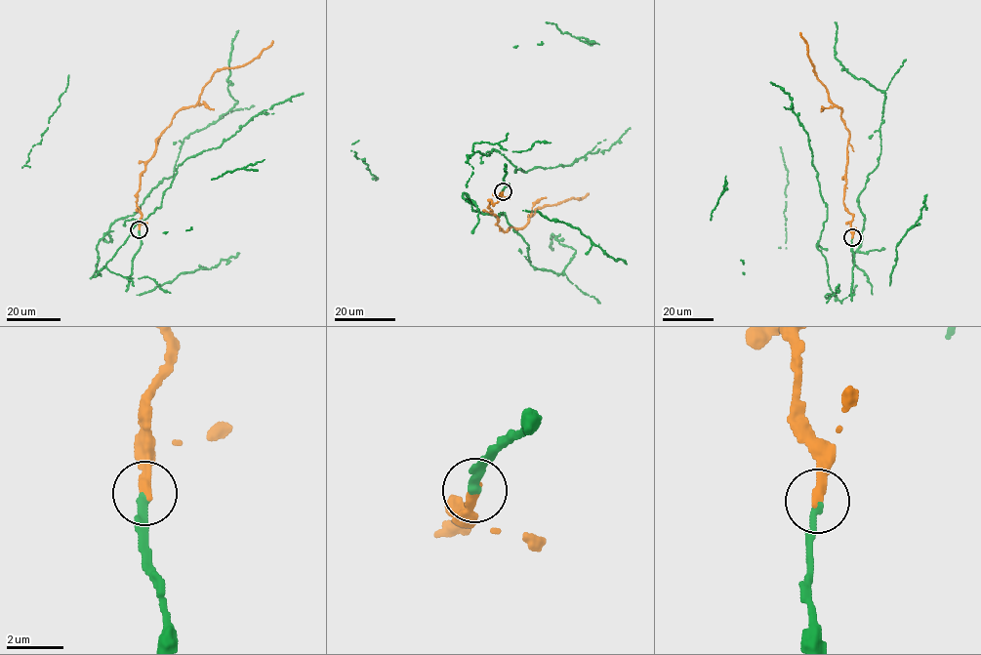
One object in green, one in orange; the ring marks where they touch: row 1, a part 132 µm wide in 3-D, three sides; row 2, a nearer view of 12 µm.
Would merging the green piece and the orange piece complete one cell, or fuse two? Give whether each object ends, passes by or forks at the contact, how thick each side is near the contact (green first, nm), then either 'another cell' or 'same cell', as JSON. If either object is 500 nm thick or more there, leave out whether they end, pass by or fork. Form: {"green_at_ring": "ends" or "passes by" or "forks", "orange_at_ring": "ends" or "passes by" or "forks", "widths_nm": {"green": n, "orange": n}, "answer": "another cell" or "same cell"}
{"green_at_ring": "ends", "orange_at_ring": "ends", "widths_nm": {"green": 320, "orange": 360}, "answer": "same cell"}

